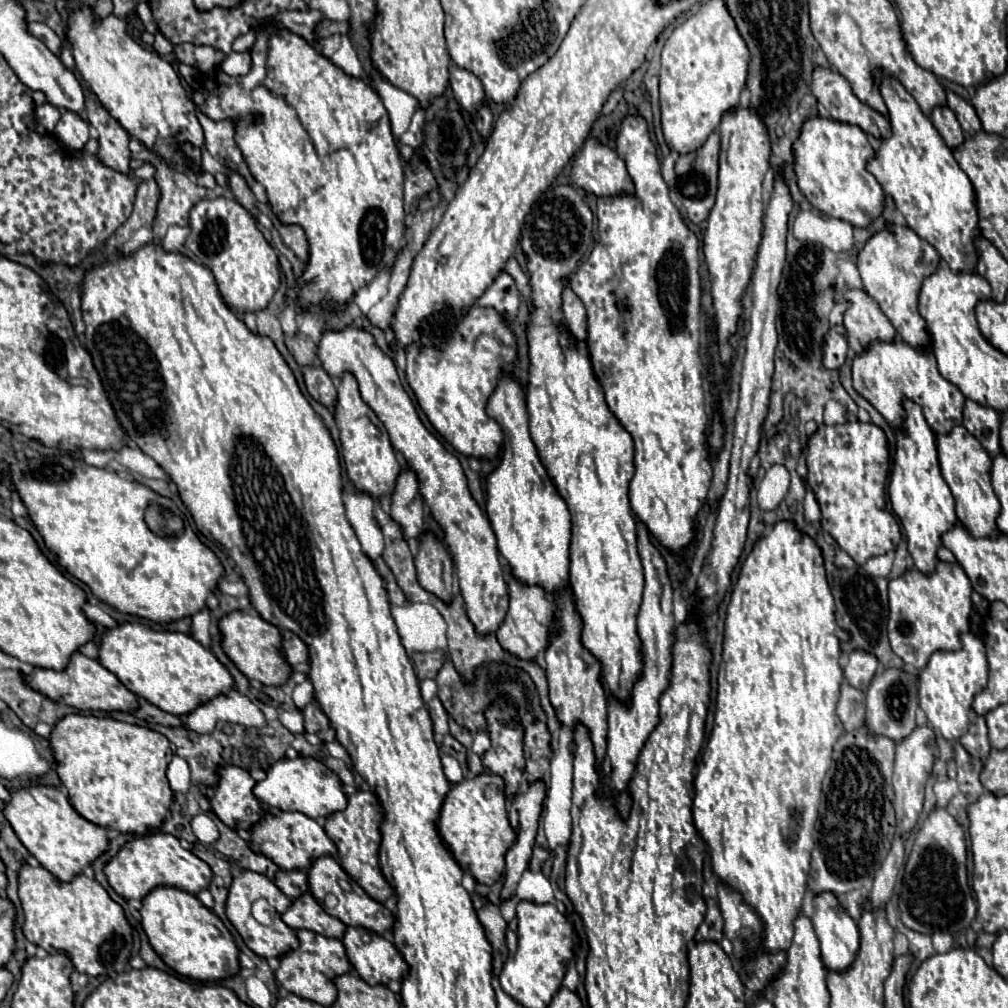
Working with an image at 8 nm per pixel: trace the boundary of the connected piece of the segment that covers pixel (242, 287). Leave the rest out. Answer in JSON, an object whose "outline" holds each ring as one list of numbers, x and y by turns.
{"outline":[[216,197,192,207,188,227,190,235,186,237,186,249,194,261,204,263,214,273,218,291,226,305,236,313,266,309,280,287,280,263,276,251,256,227,254,217,240,203]]}

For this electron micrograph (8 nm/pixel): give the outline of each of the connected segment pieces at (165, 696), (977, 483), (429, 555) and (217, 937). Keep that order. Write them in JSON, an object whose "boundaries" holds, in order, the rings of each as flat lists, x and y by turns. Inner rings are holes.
{"boundaries":[[[118,623,106,629,98,645,98,661,134,695,172,715,190,713,204,701,228,693,234,685,228,669,186,633,154,631,142,623]],[[954,425,950,433,936,433,936,445,938,445,938,461,944,481,948,483,954,501,956,501,956,515,958,521,974,535,974,537,986,537,996,535,996,517,1000,511,1000,503,992,491,990,485,990,455,988,451,972,437,964,425]],[[426,533,420,539,418,555,416,555,416,571,418,581,430,593,436,593,442,601,452,601,458,589,454,587,452,577,452,559,446,547,434,539,434,535]],[[160,885,142,899,140,915,142,929,152,949,176,973,196,981,218,981,238,973,240,963,234,937,226,925,196,899,196,895,178,887]]]}

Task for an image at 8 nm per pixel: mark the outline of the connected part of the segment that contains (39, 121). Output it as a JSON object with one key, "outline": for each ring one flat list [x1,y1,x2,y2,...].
{"outline":[[50,103,40,105,36,109,36,133,40,133,40,135,52,133,58,119,60,119,60,111,56,107,52,107]]}

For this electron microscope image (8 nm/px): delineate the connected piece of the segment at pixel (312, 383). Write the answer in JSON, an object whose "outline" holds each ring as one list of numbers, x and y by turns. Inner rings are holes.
{"outline":[[314,365,304,371,304,381,312,399,322,403,332,413,332,405,336,405,336,385,330,375,320,365]]}

